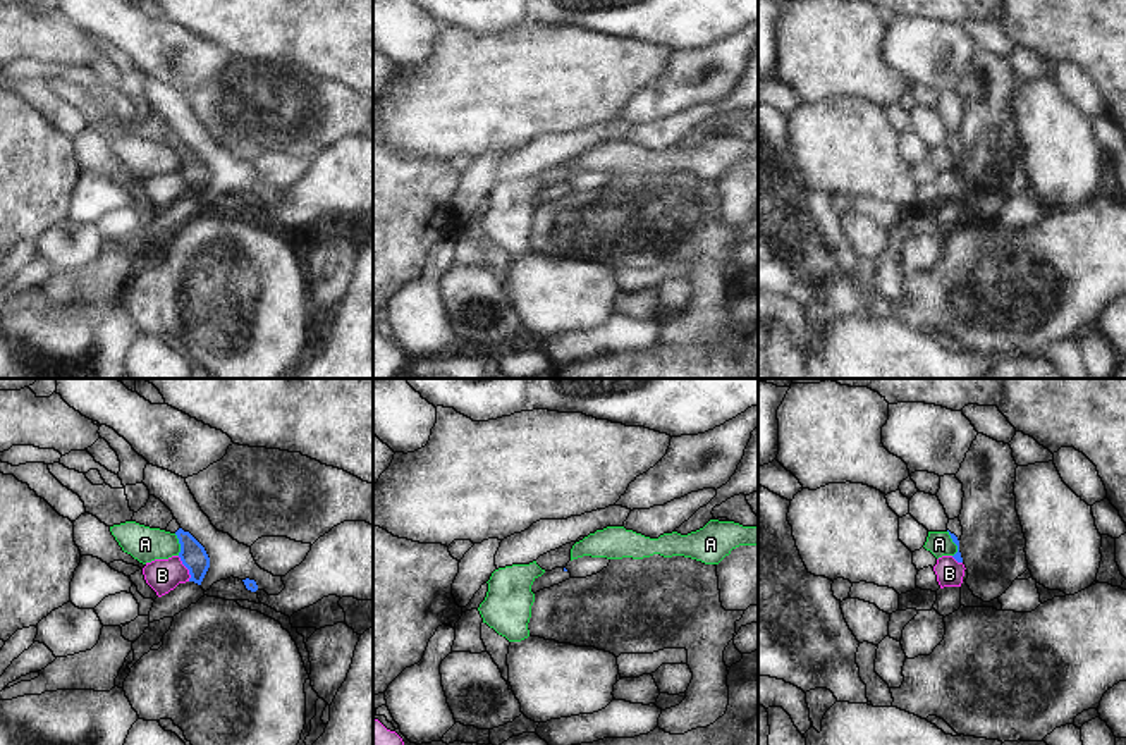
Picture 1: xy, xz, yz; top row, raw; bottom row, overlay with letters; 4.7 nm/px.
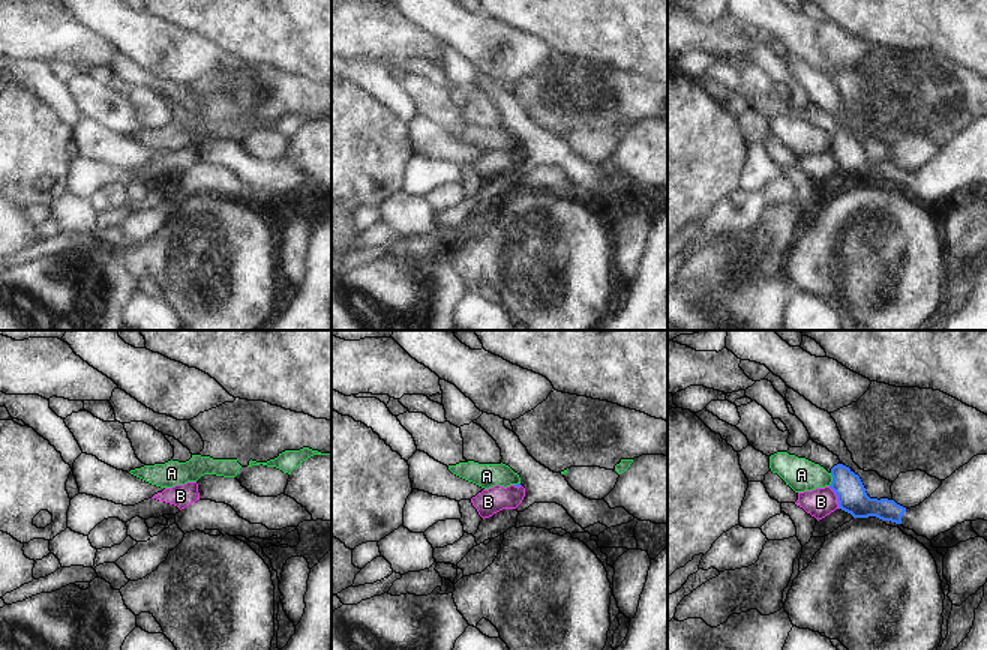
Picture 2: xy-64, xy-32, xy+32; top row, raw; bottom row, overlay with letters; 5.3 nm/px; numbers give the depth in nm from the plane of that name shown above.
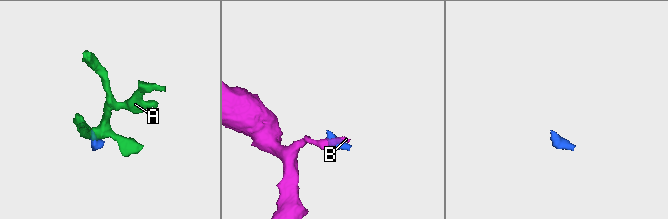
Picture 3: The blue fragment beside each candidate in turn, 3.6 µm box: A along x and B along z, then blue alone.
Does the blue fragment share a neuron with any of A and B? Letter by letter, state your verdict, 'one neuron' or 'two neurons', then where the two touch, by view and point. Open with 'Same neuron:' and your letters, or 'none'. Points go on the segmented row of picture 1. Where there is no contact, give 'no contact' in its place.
Same neuron: none
A: two neurons; meets blue in xy at (179, 542)
B: two neurons; meets blue in xy at (186, 566)

